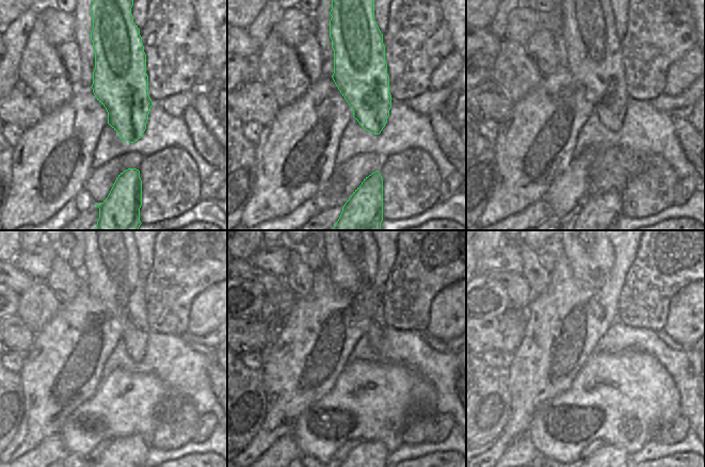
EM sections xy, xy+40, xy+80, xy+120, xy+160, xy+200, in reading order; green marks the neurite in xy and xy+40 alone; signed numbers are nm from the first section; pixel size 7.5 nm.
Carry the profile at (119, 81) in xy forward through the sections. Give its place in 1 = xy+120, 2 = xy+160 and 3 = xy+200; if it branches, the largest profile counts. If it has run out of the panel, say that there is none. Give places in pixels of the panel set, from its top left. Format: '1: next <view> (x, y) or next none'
1: next xy+120 (110, 270)
2: next xy+160 (351, 254)
3: next xy+200 (590, 253)

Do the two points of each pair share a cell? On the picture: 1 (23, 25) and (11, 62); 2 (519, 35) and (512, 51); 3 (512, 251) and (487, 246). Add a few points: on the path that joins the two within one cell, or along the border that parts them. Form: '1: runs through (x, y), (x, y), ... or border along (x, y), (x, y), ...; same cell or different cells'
1: runs through (16, 34), (14, 36), (13, 52); same cell
2: border along (505, 37), (524, 46); different cells
3: border along (505, 241), (487, 255), (477, 258); different cells

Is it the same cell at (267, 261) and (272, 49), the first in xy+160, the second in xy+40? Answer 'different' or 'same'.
different

